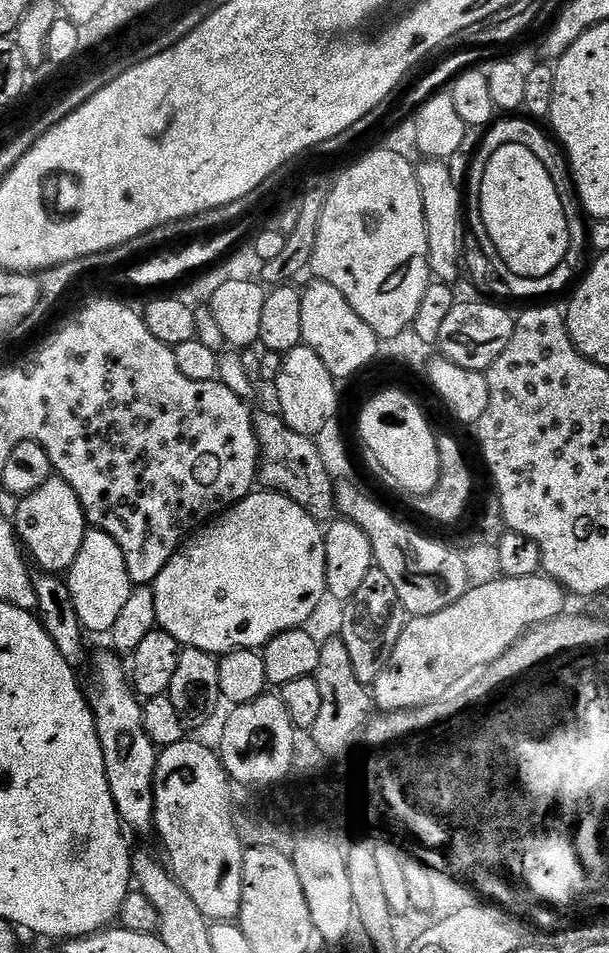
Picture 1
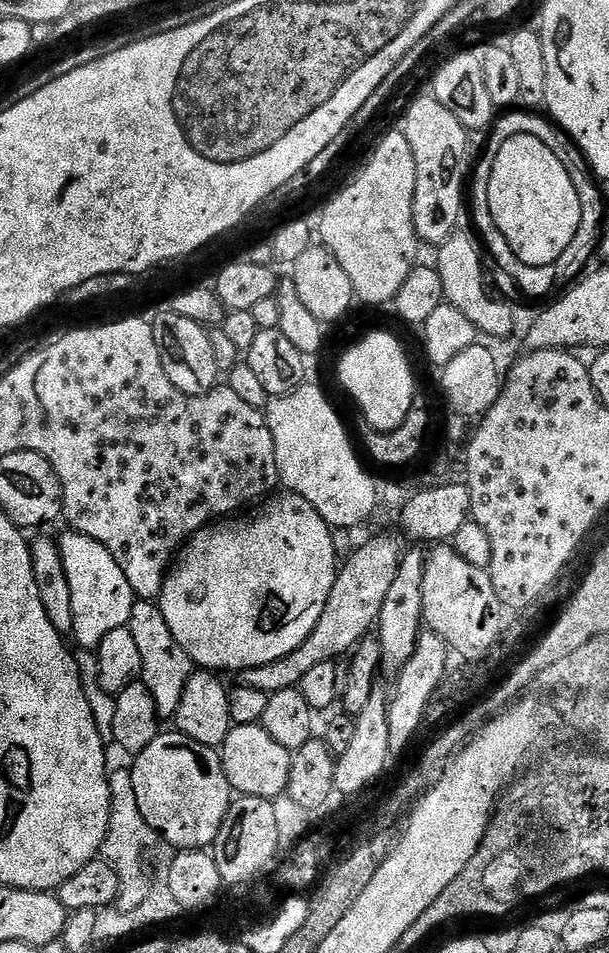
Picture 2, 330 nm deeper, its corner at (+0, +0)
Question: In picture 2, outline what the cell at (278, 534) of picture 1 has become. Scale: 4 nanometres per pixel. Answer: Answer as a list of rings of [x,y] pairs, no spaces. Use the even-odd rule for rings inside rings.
[[[285,491],[283,495],[273,495],[268,498],[273,498],[273,500],[265,499],[255,509],[257,512],[253,516],[236,514],[231,518],[220,518],[213,523],[205,524],[200,531],[188,537],[175,557],[174,563],[169,567],[168,575],[164,578],[164,585],[158,597],[162,618],[166,618],[166,626],[170,626],[170,634],[174,634],[178,646],[182,646],[182,650],[186,650],[186,654],[192,659],[193,665],[197,669],[211,670],[217,674],[225,674],[224,672],[239,674],[248,668],[266,666],[266,662],[286,658],[286,654],[290,654],[290,650],[298,650],[298,646],[302,646],[302,642],[306,642],[310,630],[314,630],[314,626],[318,626],[318,618],[322,618],[322,609],[326,607],[326,598],[330,598],[330,590],[334,590],[338,571],[336,544],[332,541],[334,532],[328,527],[328,523],[316,513],[314,506],[310,506],[310,502],[306,502],[306,498],[302,498],[297,492],[290,491]]]

